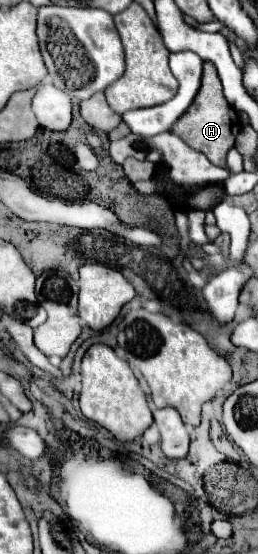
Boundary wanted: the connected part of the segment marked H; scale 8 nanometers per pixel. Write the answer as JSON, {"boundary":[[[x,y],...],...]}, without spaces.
{"boundary":[[[204,63],[204,75],[202,75],[202,87],[198,91],[198,97],[190,105],[190,109],[184,113],[180,121],[172,127],[172,133],[182,137],[192,149],[204,153],[214,165],[226,167],[226,153],[234,145],[236,135],[238,135],[238,113],[228,105],[224,93],[222,93],[222,83],[216,73],[216,67],[212,63]]]}

